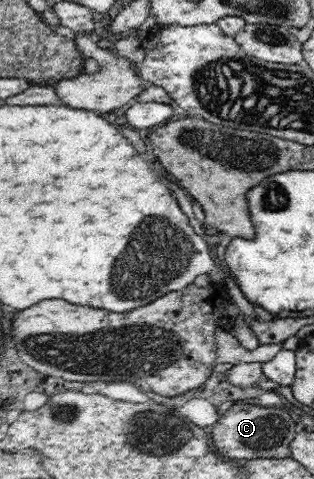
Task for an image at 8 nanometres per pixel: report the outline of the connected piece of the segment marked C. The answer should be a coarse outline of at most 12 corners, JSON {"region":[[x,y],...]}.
{"region":[[232,406],[212,426],[230,460],[290,456],[284,407]]}

